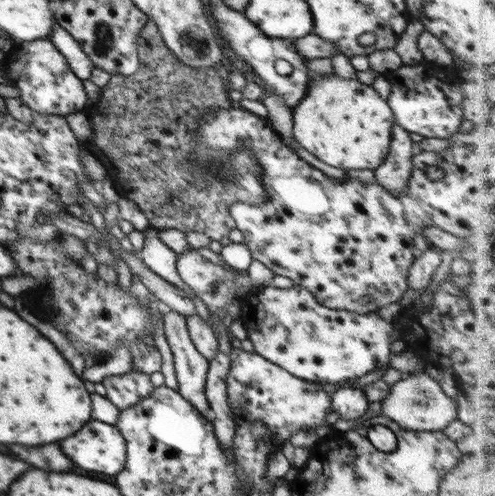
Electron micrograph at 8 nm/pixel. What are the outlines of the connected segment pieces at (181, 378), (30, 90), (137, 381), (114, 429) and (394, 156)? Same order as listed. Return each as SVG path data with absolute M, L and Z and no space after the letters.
M166 307L163 308L162 313L165 337L173 352L175 375L178 381L177 391L182 395L182 398L185 398L196 410L199 410L206 417L207 422L212 425L213 414L205 393L209 360L204 358L194 346L188 332L187 324L185 323L186 317Z
M38 39L22 42L14 60L14 76L16 88L20 92L20 100L33 112L41 114L58 114L66 117L73 112L85 110L89 98L83 80L80 80L70 68L64 55L54 46L50 39Z
M134 368L126 374L115 374L101 382L106 388L106 398L120 410L138 404L155 389L150 382L150 374Z
M90 420L76 436L62 442L62 450L80 468L116 476L126 464L126 439L116 425Z
M401 126L392 127L392 142L386 160L374 171L376 182L390 195L400 197L406 189L413 168L414 142L410 139L410 132Z

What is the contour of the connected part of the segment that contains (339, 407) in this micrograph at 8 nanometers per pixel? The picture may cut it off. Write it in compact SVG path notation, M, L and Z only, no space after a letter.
M344 385L331 396L331 407L342 420L356 420L368 409L369 400L363 389Z

